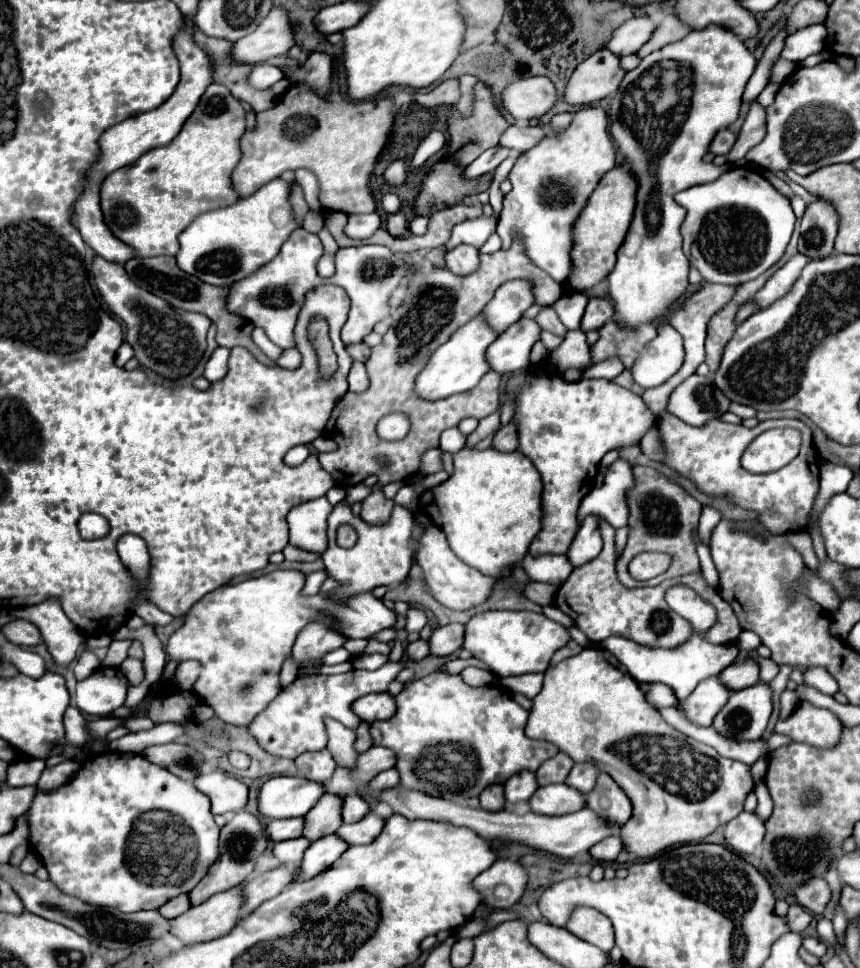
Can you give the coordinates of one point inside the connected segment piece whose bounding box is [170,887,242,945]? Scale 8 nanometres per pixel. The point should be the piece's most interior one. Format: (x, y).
(216, 917)

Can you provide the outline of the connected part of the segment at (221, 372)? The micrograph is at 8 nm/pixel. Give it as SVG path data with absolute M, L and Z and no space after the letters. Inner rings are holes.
M218 347L212 357L208 359L206 367L204 367L204 377L208 381L218 381L226 375L228 371L228 355L230 355L230 349L224 349L224 347Z

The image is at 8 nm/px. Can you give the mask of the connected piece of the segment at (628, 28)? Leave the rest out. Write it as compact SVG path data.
M648 17L630 19L612 33L612 39L604 45L604 49L612 51L614 55L620 55L620 57L632 55L650 39L654 29L656 29L656 23Z

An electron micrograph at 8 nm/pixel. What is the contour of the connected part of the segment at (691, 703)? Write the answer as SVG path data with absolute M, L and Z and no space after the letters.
M710 677L702 681L688 699L684 699L684 715L694 725L710 727L716 713L724 707L728 697L730 691L720 683L720 679Z

